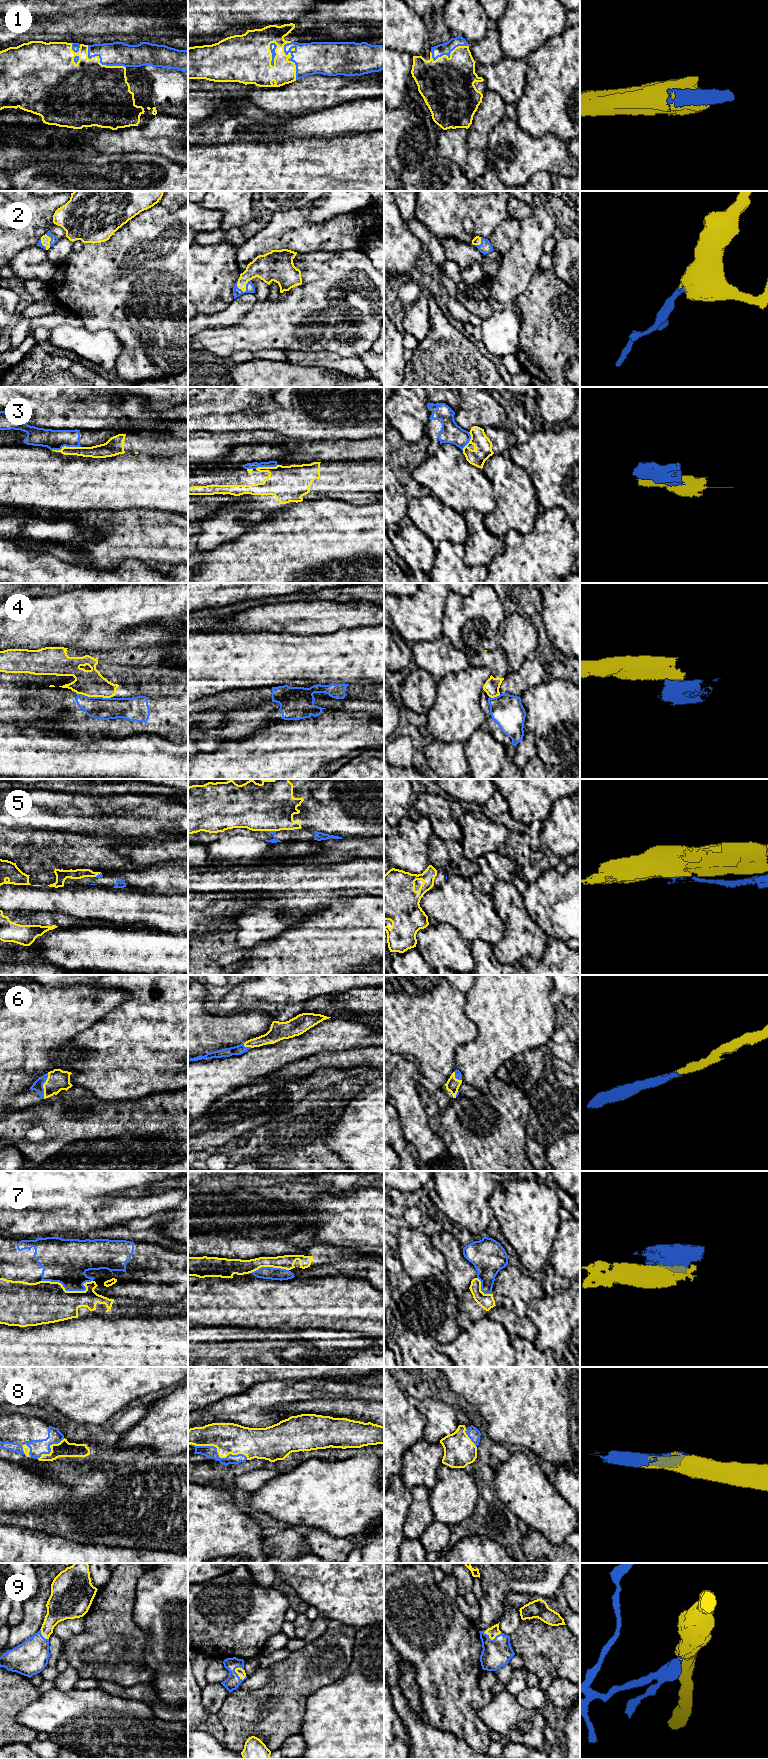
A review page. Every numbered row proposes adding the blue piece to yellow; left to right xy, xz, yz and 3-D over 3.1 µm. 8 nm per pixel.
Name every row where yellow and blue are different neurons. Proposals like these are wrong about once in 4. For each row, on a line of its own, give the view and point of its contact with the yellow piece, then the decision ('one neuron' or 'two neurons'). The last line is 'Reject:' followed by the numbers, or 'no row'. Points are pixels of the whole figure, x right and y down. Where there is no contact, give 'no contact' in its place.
1: contact xz (289, 58); one neuron
2: contact xz (245, 289); one neuron
3: contact xy (65, 446); two neurons
4: contact xy (94, 696); two neurons
5: contact xz (272, 830); two neurons
6: contact xy (43, 1085); one neuron
7: contact xy (70, 1291); two neurons
8: contact xz (218, 1454); one neuron
9: contact yz (492, 1639); one neuron
Reject: 3, 4, 5, 7

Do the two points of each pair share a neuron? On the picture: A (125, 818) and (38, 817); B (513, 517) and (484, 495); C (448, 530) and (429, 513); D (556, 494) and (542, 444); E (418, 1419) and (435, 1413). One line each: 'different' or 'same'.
A: same
B: different
C: same
D: same
E: different

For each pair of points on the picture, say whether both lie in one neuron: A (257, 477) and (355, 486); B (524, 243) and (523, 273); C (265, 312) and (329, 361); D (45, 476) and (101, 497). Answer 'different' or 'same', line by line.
A: same
B: same
C: different
D: same

